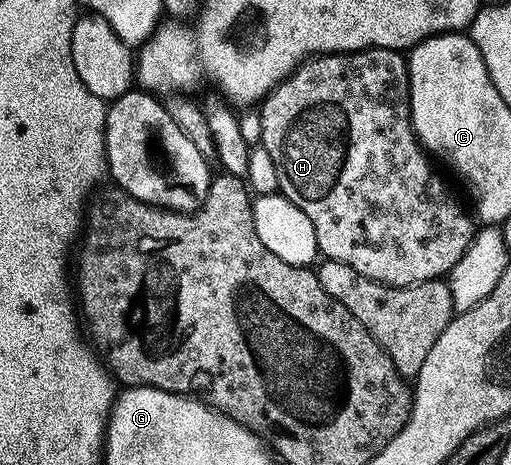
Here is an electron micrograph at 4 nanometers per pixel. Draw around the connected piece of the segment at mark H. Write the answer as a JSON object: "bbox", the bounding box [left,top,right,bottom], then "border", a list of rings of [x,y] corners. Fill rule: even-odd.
{"bbox":[259,48,475,288],"border":[[[367,48],[364,52],[331,52],[312,57],[300,64],[286,80],[276,84],[273,91],[260,101],[260,108],[259,144],[267,154],[271,154],[271,162],[275,162],[275,170],[279,174],[277,186],[280,195],[299,206],[299,210],[303,210],[303,214],[311,218],[311,226],[315,226],[317,251],[324,259],[343,262],[351,266],[351,270],[359,270],[359,274],[369,280],[377,280],[381,284],[390,284],[396,288],[448,277],[459,258],[463,258],[463,254],[469,249],[469,243],[473,241],[475,220],[467,208],[465,213],[464,206],[453,197],[453,192],[445,185],[444,178],[433,169],[434,161],[430,153],[421,147],[417,135],[413,133],[409,113],[409,66],[406,57],[398,49]]]}

